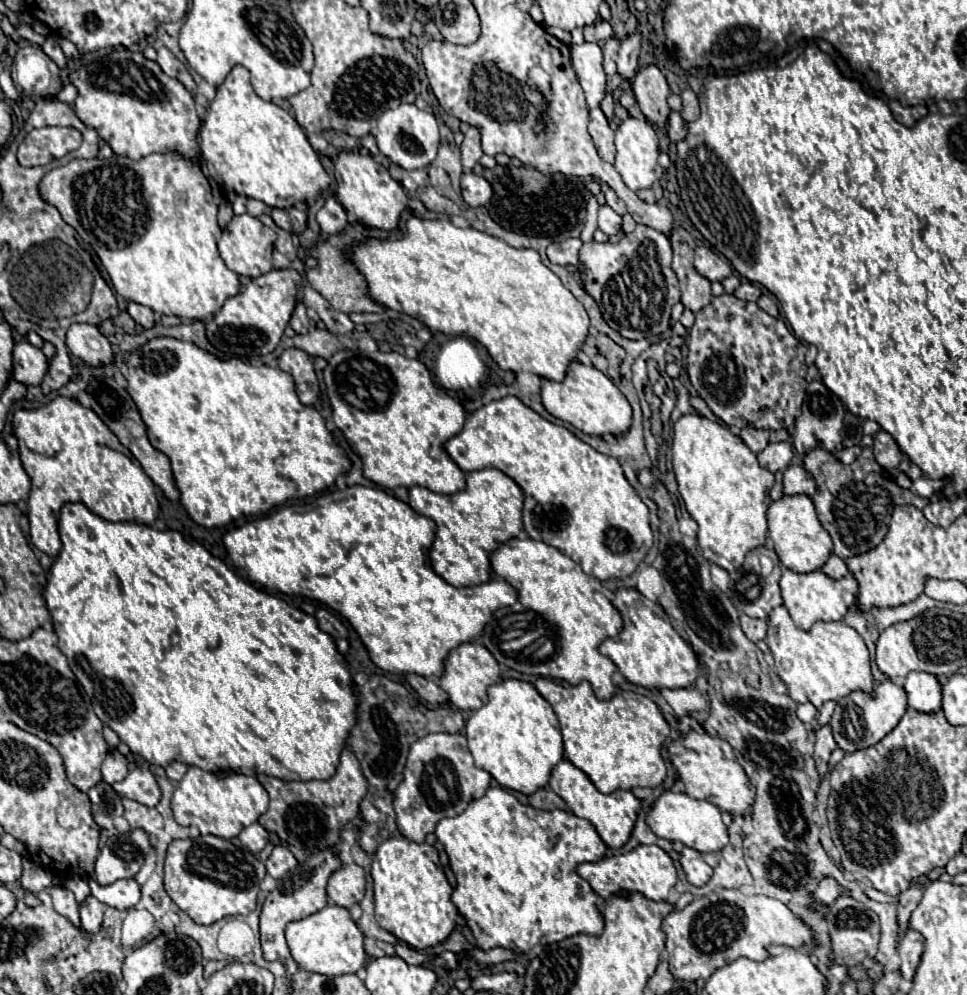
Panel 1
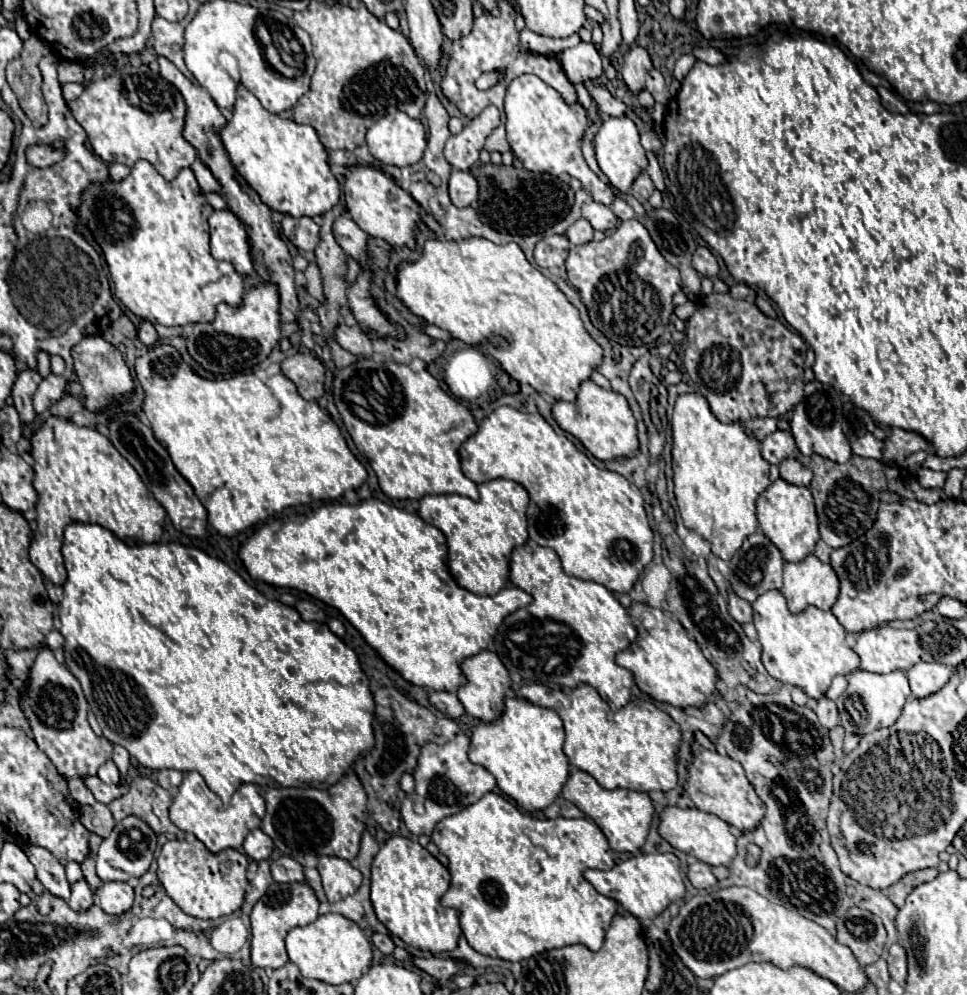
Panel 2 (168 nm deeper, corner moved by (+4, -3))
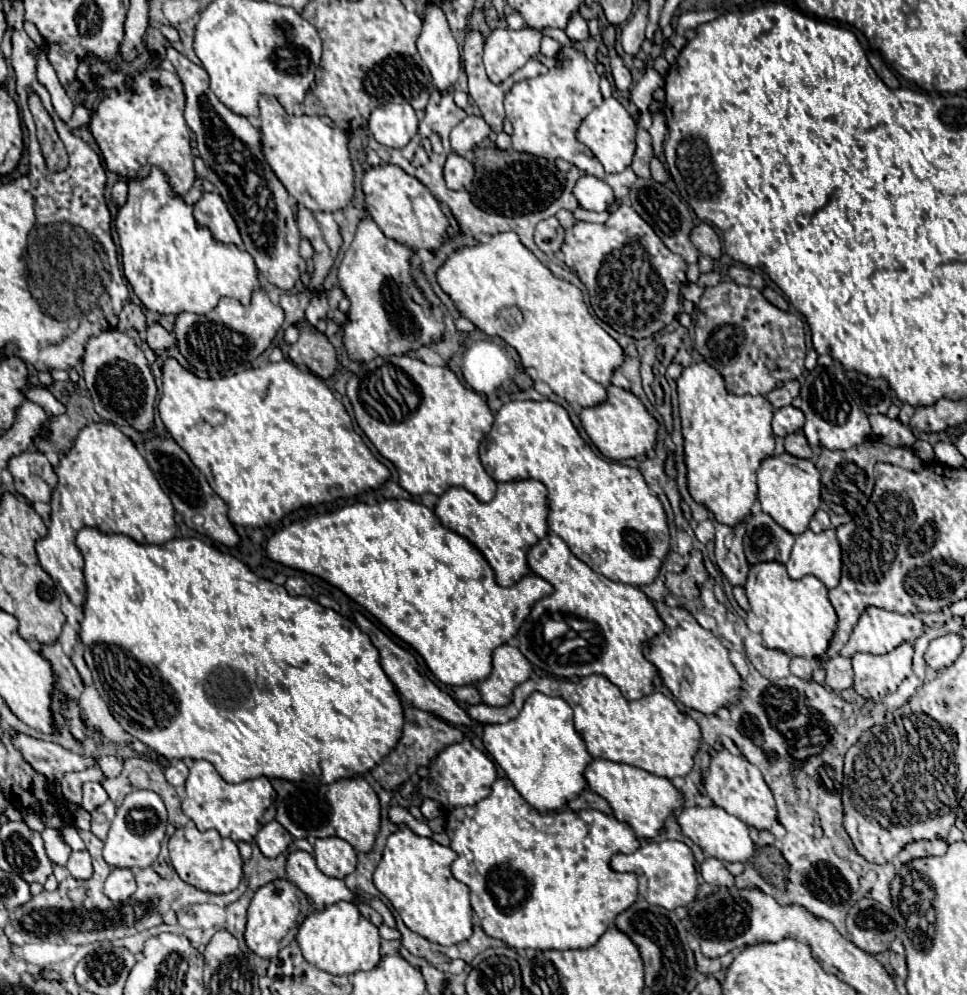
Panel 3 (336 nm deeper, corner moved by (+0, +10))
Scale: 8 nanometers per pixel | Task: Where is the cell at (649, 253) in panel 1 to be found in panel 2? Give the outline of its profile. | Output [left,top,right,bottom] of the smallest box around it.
[565,220,681,346]

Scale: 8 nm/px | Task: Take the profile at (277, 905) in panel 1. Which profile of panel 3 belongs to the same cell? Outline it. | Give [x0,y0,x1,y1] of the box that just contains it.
[245,879,309,959]

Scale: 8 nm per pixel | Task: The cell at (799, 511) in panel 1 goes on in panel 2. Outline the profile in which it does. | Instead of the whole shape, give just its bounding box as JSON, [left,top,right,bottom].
[757,478,819,562]

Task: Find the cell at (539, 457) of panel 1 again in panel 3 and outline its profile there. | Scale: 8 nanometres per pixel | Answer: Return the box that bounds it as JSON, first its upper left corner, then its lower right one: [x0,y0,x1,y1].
[479,401,669,585]

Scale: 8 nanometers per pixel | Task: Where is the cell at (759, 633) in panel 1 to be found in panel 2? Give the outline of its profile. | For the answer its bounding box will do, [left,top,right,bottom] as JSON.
[729,588,753,624]

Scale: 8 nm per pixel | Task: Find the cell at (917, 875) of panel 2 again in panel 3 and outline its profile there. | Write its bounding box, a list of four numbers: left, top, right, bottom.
[897,841,947,865]

